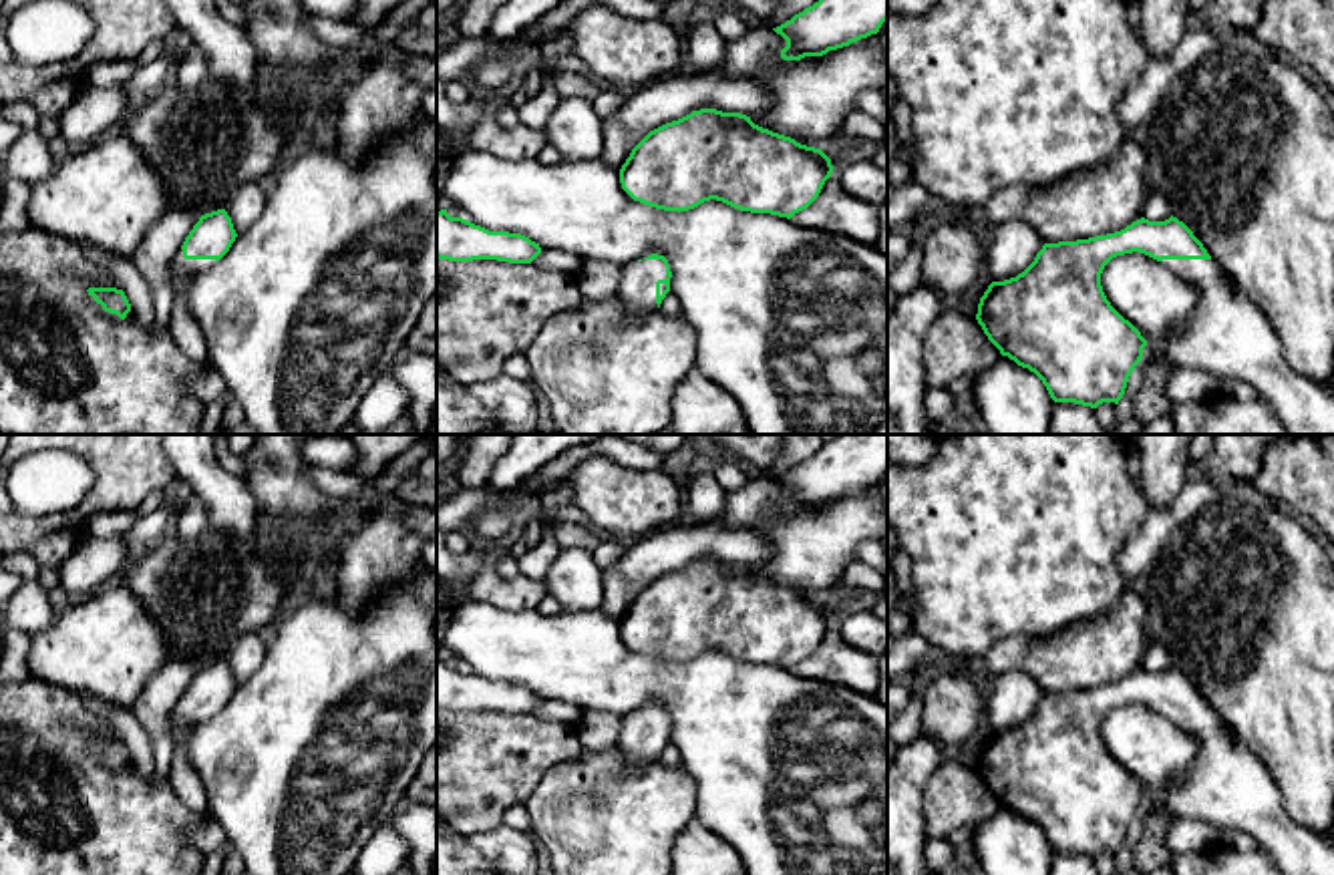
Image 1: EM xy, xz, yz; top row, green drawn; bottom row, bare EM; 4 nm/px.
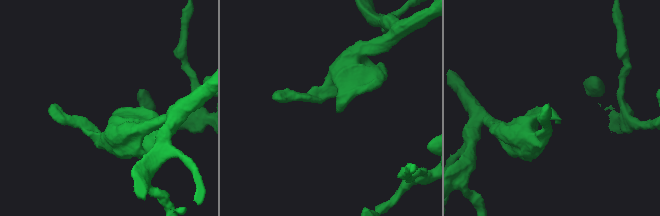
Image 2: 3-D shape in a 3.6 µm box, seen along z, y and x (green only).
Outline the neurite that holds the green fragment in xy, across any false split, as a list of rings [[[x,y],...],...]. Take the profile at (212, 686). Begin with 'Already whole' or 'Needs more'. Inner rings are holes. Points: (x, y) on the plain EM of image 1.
Needs more. [[[225,660],[205,664],[185,688],[171,716],[181,726],[203,722],[229,702],[235,688],[237,684]]]

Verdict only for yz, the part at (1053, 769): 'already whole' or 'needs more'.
needs more

